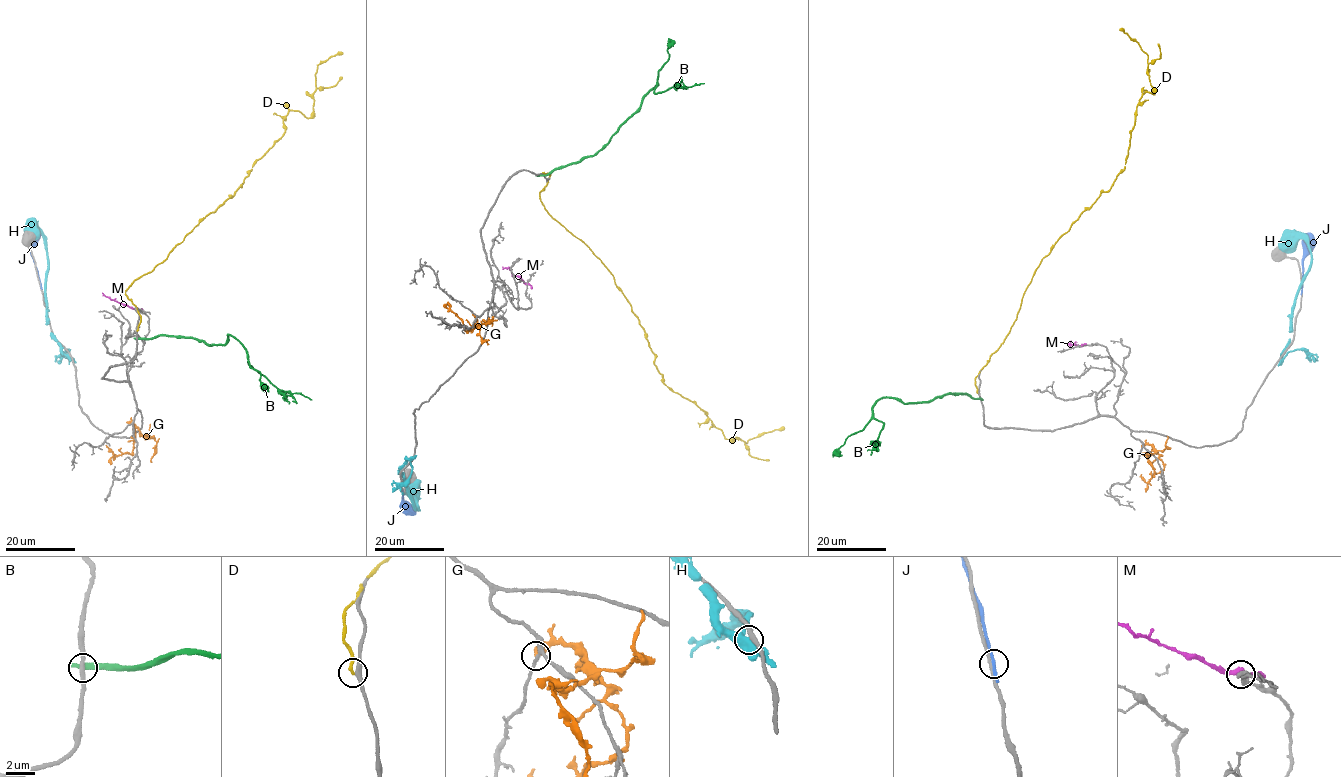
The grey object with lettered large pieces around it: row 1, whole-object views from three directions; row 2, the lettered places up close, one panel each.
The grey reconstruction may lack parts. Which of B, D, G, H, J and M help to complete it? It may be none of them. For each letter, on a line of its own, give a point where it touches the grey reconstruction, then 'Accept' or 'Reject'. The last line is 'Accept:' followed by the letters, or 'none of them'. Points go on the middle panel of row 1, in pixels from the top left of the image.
B: Touches grey at (539, 175). Reject
D: Touches grey at (542, 172). Reject
G: Touches grey at (474, 314). Reject
H: Touches grey at (412, 458). Reject
J: Touches grey at (402, 491). Reject
M: Touches grey at (527, 283). Reject
Accept: none of them

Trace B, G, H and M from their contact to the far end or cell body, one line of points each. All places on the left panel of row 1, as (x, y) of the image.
B: (137, 338), (173, 335), (222, 345), (229, 335), (244, 348), (249, 364), (282, 391), (300, 393), (312, 399)
G: (129, 424), (133, 423), (135, 433), (130, 453), (113, 455), (106, 445)
H: (69, 356), (62, 352), (46, 325), (46, 241), (39, 232), (25, 231)
M: (136, 309), (110, 299), (102, 293)

